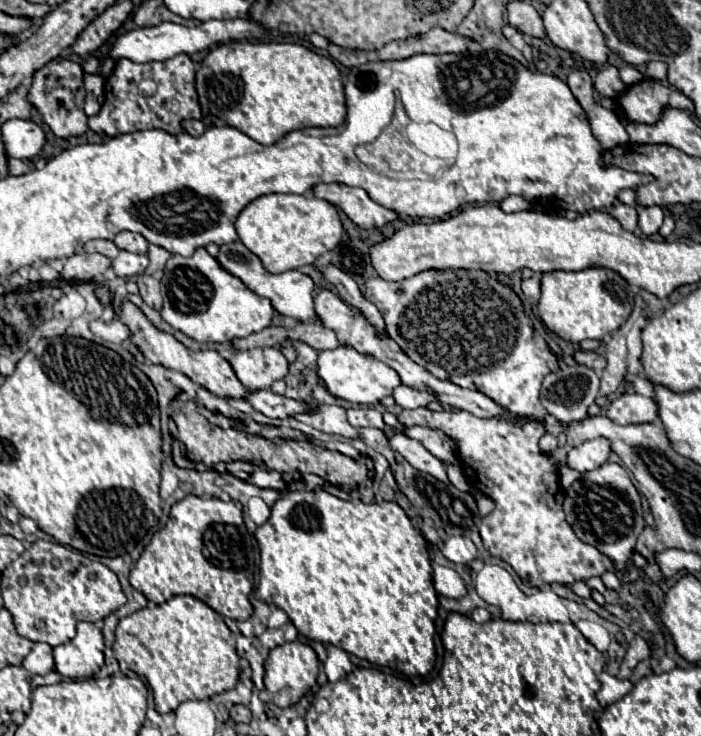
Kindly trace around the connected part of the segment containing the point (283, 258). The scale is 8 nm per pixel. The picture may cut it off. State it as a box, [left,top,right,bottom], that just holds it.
[235,193,343,275]

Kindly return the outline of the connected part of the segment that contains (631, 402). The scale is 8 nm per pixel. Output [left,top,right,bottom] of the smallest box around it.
[607,393,659,425]

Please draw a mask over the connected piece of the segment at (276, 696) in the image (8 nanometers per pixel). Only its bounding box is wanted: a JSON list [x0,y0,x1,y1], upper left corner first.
[265,641,319,707]

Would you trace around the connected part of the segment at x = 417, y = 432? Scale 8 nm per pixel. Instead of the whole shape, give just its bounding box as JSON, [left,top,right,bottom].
[383,425,459,465]

